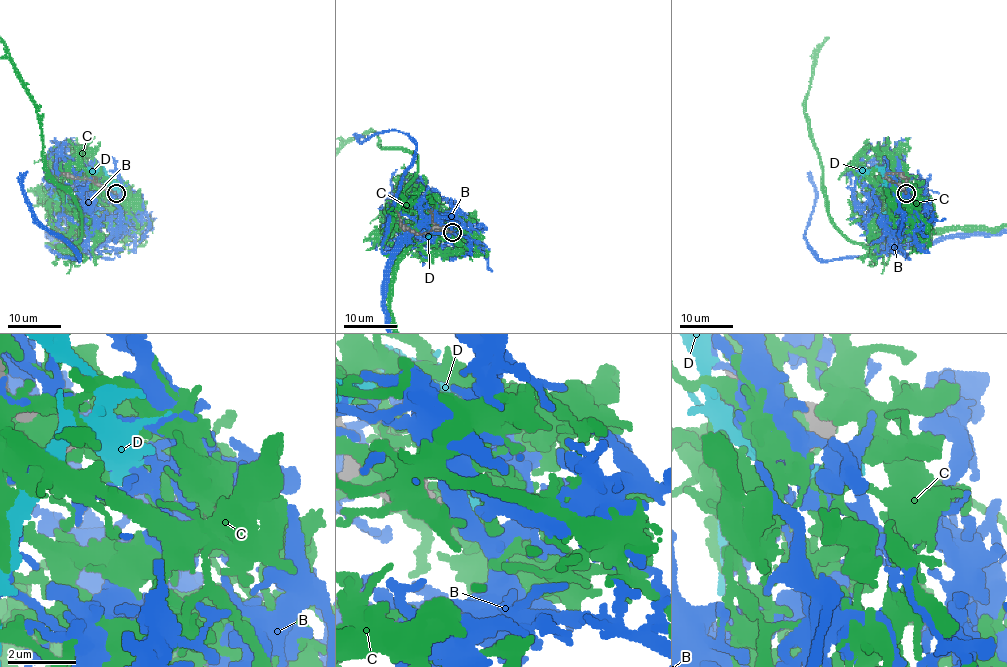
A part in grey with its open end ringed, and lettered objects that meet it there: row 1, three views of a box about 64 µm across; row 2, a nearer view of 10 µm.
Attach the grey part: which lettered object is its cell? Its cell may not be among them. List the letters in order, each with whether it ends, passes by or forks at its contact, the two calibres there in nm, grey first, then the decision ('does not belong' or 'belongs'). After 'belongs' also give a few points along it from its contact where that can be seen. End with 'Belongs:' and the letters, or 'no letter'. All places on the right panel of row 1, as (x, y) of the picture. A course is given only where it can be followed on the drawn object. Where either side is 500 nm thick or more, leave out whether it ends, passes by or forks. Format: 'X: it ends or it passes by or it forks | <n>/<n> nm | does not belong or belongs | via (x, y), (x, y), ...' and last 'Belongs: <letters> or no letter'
B: it passes by | 190/170 nm | does not belong
C: it forks | 200/150 nm | does not belong
D: 190/650 nm | does not belong
Belongs: no letter

